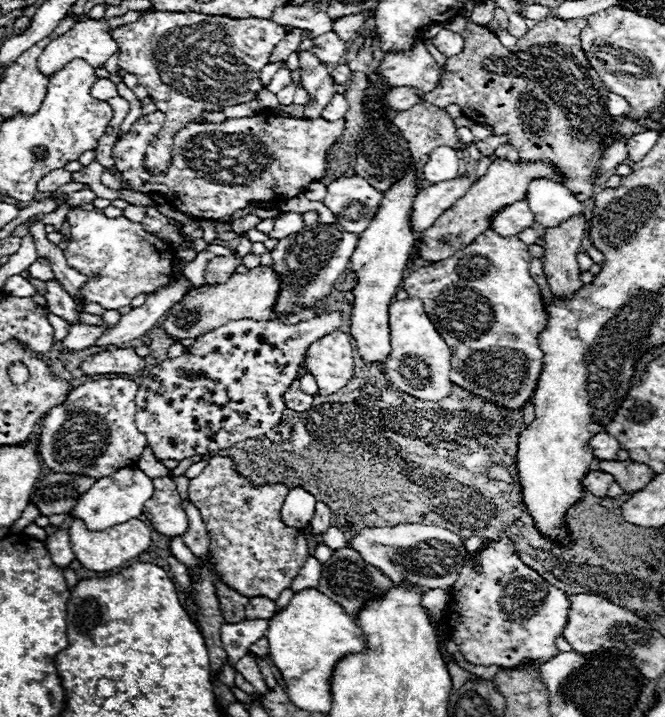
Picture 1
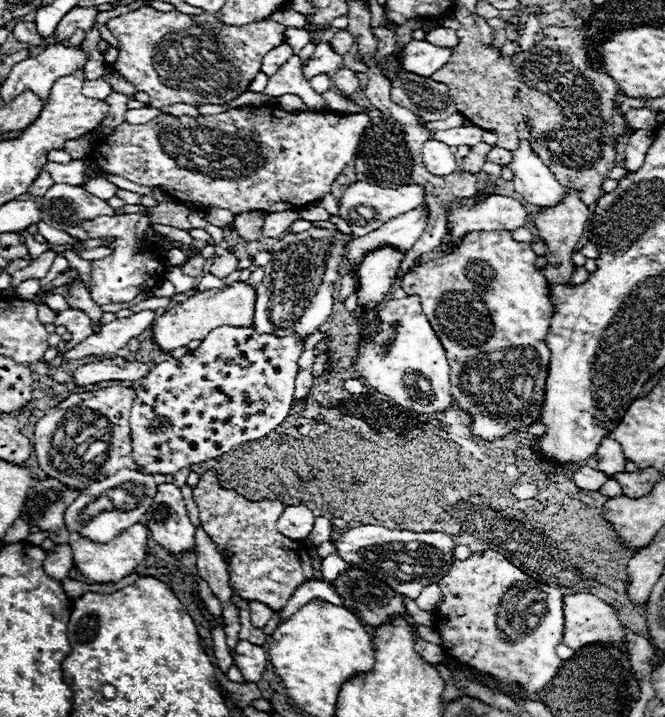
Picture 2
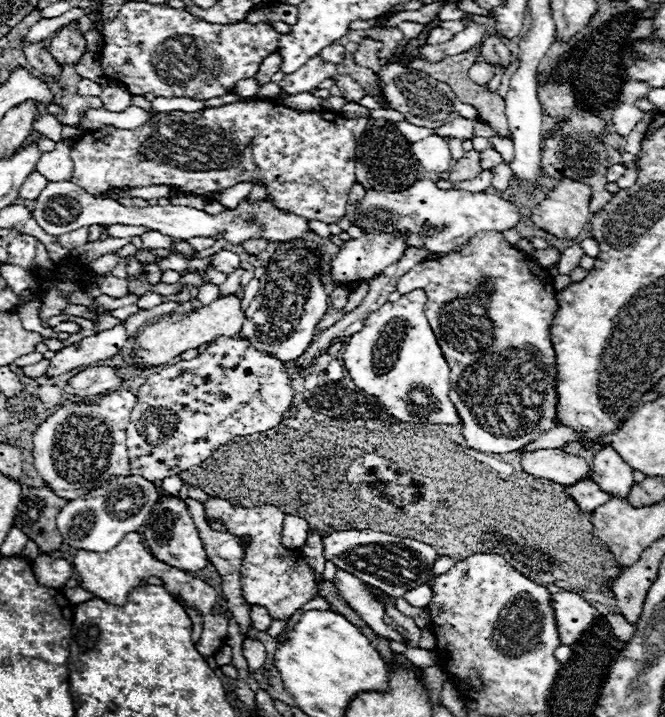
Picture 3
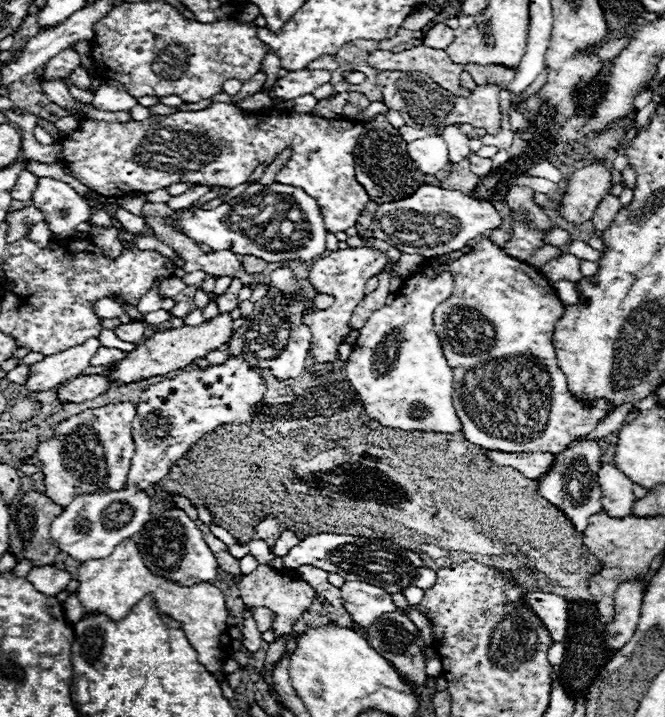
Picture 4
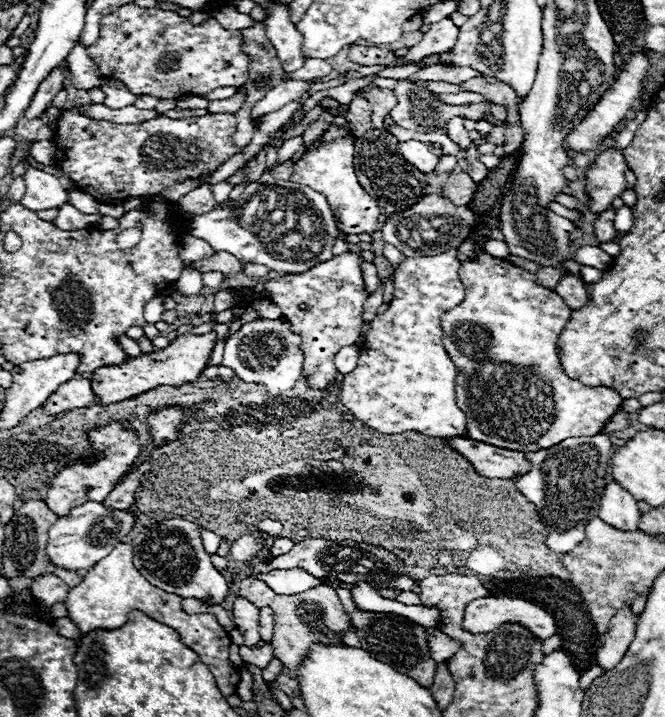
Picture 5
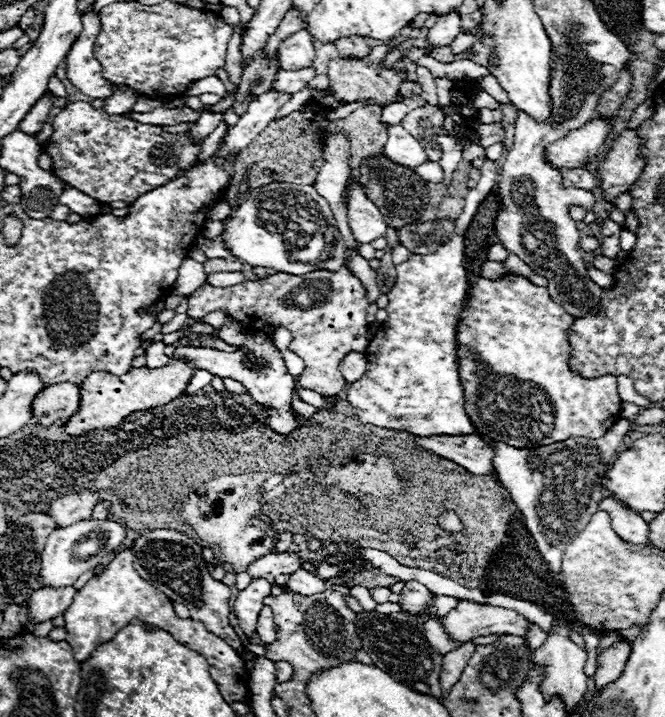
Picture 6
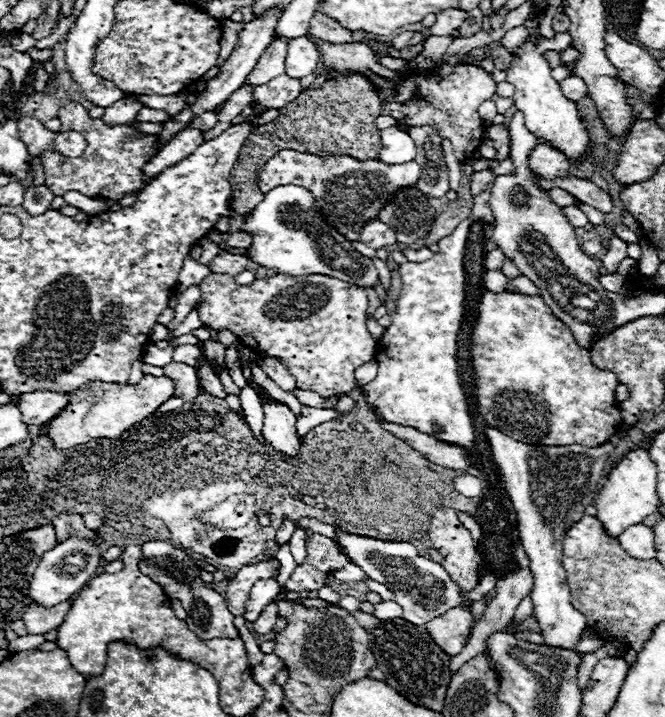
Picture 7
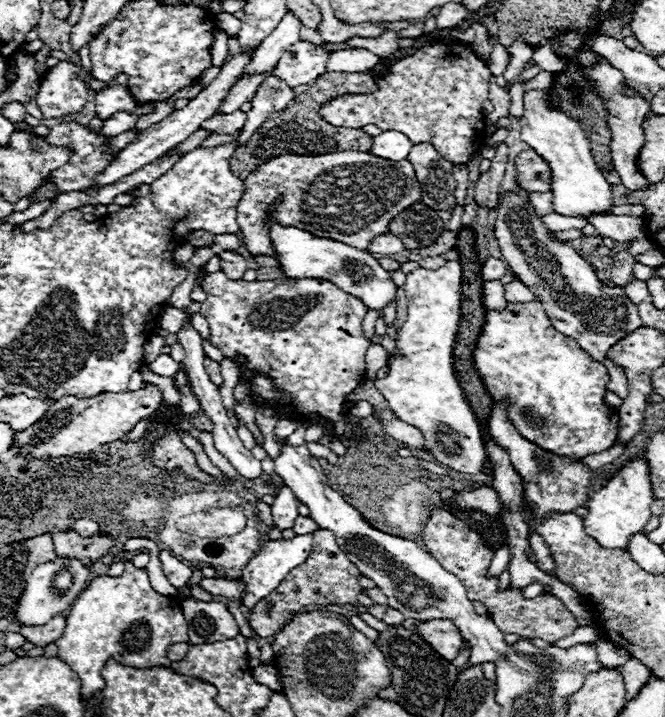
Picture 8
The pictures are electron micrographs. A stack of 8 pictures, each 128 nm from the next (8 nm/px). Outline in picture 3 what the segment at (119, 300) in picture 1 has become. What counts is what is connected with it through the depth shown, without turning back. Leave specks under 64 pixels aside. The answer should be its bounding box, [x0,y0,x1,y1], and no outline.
[100,278,128,298]

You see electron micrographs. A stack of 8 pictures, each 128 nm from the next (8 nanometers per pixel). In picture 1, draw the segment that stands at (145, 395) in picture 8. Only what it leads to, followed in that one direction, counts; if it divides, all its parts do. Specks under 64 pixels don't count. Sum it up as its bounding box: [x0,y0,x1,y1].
[162,266,280,340]

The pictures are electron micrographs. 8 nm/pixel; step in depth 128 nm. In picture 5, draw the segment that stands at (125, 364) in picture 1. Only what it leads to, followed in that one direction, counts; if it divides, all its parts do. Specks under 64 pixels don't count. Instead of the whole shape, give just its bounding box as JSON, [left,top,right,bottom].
[42,378,94,416]

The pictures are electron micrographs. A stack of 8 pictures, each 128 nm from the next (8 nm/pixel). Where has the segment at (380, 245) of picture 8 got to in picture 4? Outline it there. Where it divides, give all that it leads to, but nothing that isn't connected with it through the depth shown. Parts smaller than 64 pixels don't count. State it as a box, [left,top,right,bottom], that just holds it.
[62,102,370,232]

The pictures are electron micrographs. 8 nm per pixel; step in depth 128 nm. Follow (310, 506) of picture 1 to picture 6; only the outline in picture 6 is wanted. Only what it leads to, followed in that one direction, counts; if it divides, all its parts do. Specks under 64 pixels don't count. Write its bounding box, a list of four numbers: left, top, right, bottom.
[276,530,292,552]

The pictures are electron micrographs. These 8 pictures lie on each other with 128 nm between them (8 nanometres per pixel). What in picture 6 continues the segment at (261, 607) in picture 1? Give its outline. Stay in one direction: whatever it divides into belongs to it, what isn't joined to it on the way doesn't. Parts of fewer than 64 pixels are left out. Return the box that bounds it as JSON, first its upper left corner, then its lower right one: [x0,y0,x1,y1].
[256,606,276,644]

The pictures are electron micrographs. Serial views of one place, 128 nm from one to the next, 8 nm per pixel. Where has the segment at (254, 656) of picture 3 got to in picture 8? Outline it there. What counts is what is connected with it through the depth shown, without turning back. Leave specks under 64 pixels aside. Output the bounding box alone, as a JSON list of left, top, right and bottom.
[242,534,312,608]

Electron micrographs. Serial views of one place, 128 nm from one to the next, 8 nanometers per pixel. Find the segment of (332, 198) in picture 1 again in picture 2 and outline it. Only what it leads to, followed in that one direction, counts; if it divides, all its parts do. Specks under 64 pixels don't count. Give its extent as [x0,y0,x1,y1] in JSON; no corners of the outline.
[340,182,426,236]

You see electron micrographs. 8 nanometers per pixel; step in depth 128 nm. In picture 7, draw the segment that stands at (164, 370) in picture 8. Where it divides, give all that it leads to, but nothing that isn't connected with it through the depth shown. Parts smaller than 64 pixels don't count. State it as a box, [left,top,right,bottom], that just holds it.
[142,344,174,368]

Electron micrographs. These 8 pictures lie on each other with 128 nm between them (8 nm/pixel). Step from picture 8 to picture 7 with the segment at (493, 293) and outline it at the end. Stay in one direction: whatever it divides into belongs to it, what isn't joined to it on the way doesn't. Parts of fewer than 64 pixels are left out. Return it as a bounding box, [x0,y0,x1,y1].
[482,270,508,294]

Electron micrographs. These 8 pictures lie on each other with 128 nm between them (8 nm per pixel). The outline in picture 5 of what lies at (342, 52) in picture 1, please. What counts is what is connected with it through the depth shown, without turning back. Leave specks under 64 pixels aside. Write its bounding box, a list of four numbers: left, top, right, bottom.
[252,82,312,120]

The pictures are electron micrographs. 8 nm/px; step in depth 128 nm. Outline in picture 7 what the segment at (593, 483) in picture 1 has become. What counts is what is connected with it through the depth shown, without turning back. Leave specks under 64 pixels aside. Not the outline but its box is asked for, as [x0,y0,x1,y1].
[380,418,472,470]

